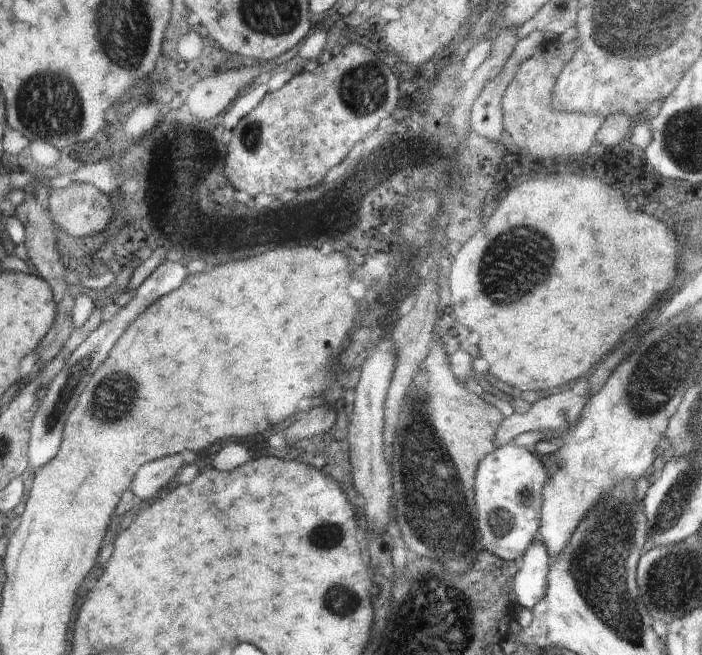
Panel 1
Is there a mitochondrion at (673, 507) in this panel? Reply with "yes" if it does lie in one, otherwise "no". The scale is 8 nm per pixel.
yes

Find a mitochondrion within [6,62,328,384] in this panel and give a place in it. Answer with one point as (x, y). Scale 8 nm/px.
(55, 110)

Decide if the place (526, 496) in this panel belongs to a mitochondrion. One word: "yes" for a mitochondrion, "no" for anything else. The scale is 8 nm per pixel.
yes

